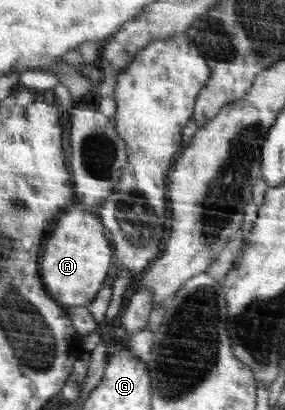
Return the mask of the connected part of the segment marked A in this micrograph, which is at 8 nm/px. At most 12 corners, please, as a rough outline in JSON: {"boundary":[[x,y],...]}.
{"boundary":[[87,210],[57,220],[45,244],[45,286],[87,307],[113,260]]}

